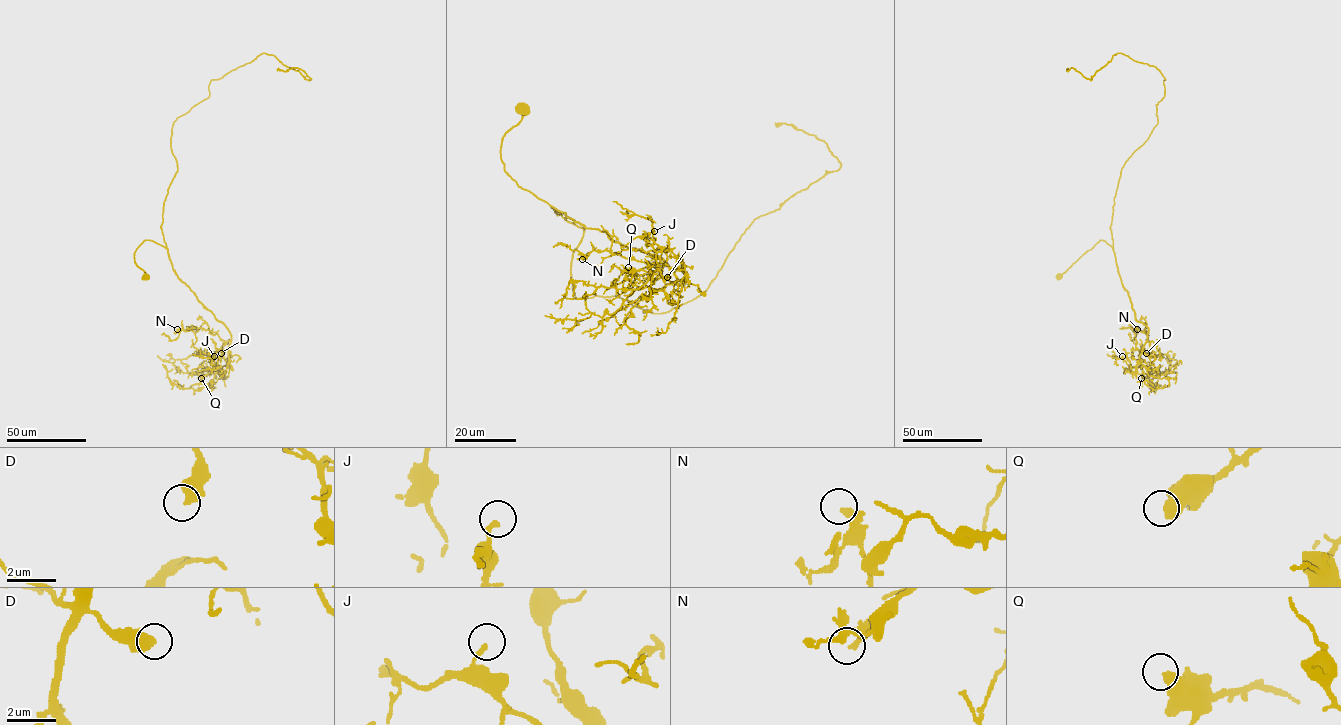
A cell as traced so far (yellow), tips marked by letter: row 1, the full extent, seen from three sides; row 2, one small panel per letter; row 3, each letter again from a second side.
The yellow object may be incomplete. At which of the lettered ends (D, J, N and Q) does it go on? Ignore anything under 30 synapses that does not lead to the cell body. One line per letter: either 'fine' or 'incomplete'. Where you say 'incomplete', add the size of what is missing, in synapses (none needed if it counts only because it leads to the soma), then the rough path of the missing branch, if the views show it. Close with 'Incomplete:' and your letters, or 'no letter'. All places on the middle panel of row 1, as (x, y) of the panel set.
D: fine
J: fine
N: fine
Q: incomplete | 35 syn | (628, 267), (620, 257), (605, 255), (585, 263), (569, 279), (560, 281)
Incomplete: Q

